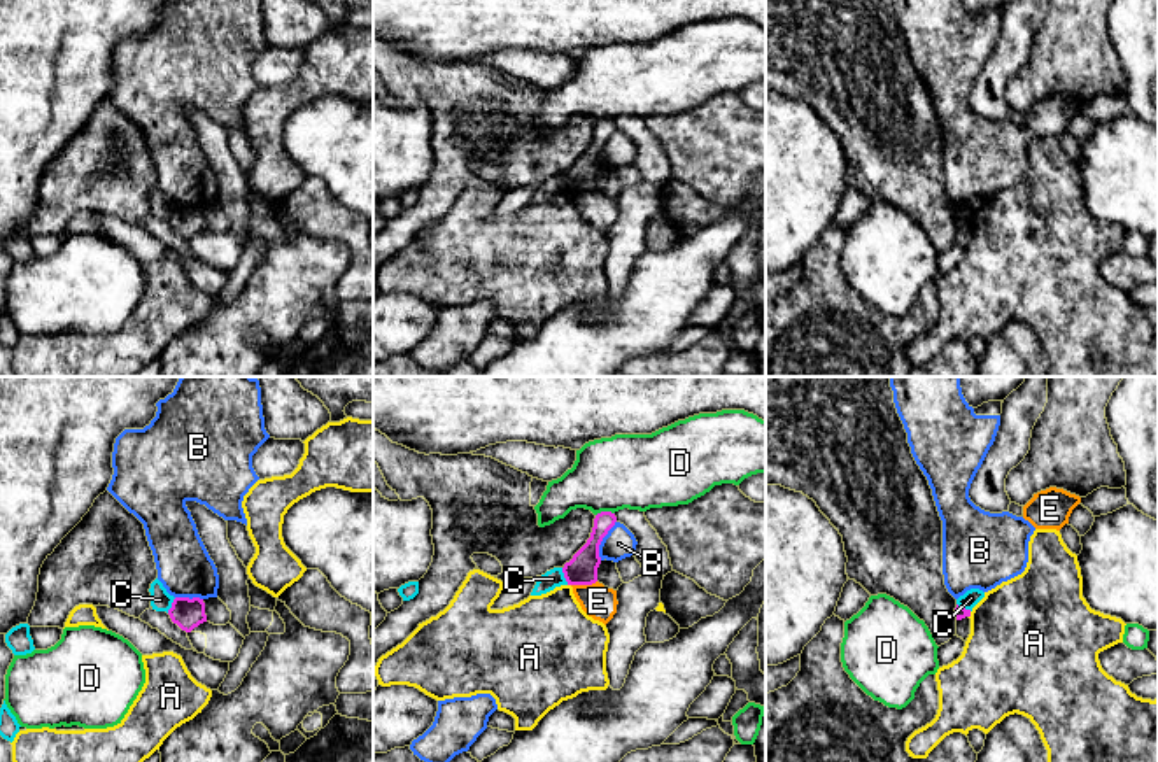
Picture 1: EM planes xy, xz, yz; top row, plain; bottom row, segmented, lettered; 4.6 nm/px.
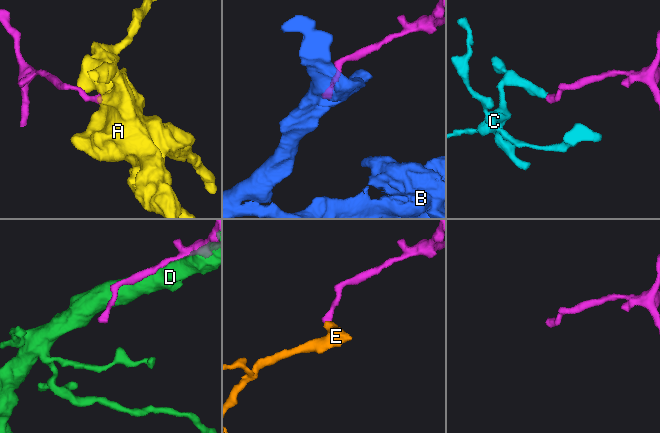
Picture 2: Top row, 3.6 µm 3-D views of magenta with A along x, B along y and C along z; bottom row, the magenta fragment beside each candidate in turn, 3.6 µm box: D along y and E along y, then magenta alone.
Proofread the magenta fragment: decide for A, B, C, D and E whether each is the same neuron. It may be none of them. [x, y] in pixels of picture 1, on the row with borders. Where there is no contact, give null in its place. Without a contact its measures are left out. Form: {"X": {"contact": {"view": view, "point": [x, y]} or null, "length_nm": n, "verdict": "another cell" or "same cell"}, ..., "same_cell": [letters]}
{"A": {"contact": {"view": "yz", "point": [969, 615]}, "length_nm": 30, "verdict": "another cell"}, "B": {"contact": {"view": "xz", "point": [601, 540]}, "length_nm": 200, "verdict": "another cell"}, "C": {"contact": {"view": "xz", "point": [564, 577]}, "length_nm": 90, "verdict": "another cell"}, "D": {"contact": {"view": "xz", "point": [605, 512]}, "length_nm": 90, "verdict": "another cell"}, "E": {"contact": {"view": "xz", "point": [584, 584]}, "length_nm": 120, "verdict": "another cell"}, "same_cell": []}

